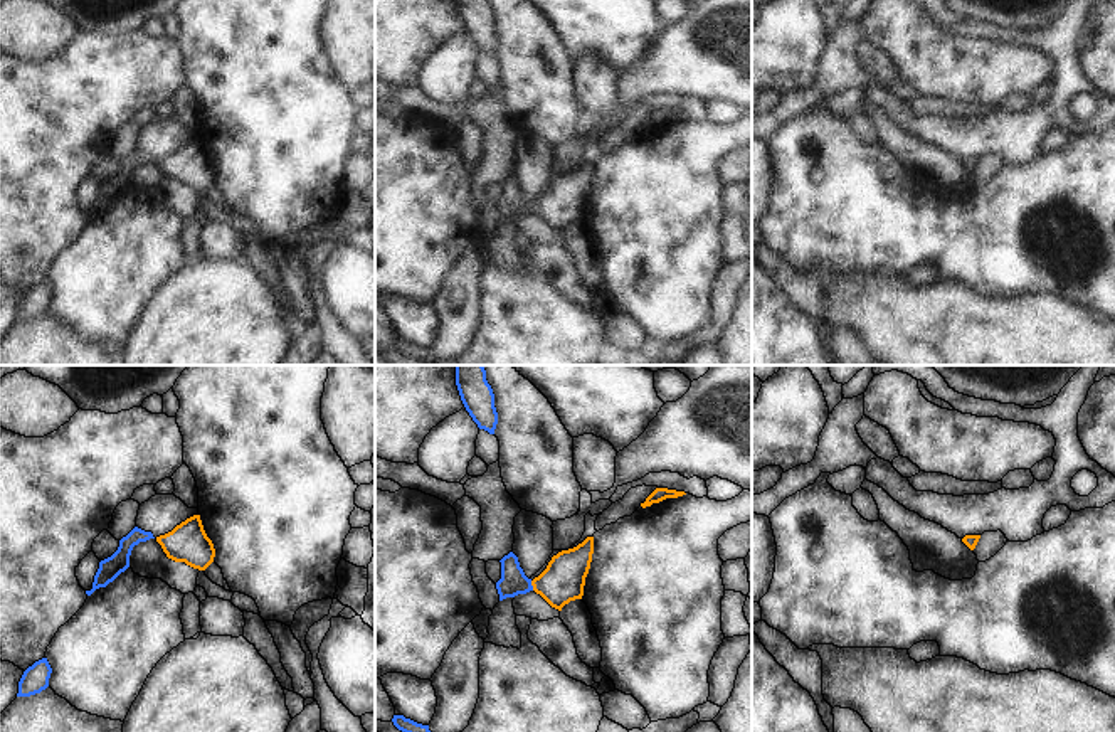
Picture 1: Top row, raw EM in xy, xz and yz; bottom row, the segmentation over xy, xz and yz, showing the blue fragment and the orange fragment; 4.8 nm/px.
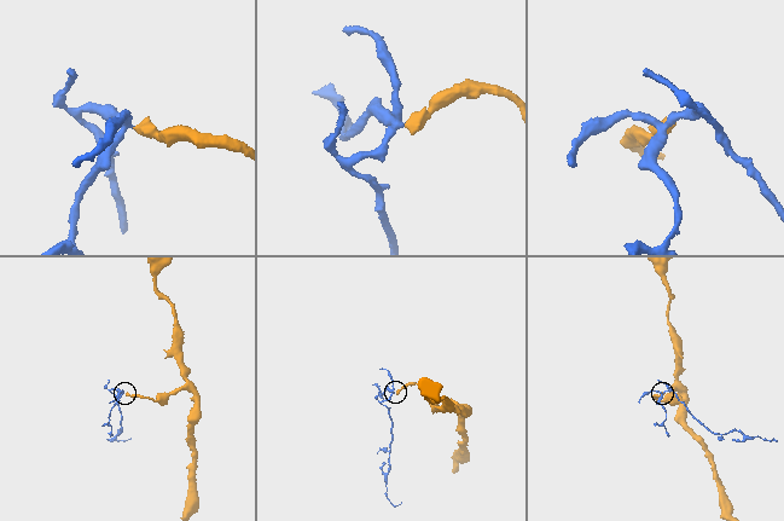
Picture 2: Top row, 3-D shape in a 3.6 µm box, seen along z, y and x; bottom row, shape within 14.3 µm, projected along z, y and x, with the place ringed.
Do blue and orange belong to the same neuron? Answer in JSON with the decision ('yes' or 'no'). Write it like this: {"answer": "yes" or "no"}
{"answer": "yes"}

